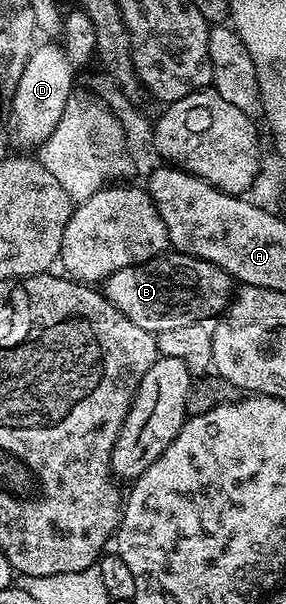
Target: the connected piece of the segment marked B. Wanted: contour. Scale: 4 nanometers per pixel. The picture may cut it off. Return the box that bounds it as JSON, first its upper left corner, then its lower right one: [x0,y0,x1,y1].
[102,253,234,333]

